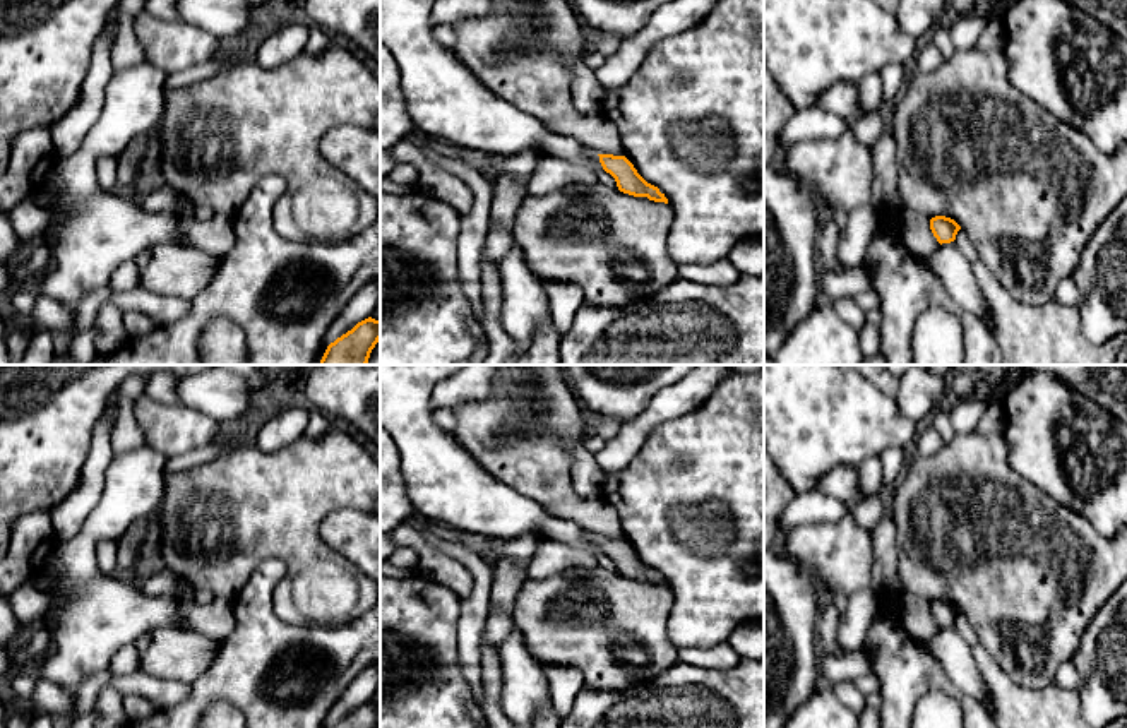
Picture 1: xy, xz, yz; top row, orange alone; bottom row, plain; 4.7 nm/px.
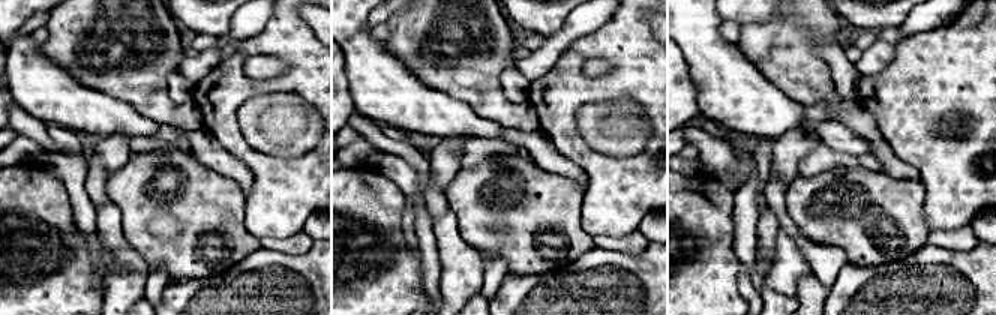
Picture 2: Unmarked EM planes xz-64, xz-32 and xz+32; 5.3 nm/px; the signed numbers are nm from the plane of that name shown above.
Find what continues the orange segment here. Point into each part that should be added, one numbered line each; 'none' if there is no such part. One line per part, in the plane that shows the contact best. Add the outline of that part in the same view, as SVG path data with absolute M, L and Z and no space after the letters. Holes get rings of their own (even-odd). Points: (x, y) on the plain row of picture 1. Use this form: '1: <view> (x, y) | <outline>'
none

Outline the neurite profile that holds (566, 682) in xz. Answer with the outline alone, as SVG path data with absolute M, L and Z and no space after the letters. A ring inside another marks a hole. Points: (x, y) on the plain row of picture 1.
M540 663L540 668L543 670L550 687L552 706L558 718L564 719L570 713L577 694L584 689L584 677L574 666Z

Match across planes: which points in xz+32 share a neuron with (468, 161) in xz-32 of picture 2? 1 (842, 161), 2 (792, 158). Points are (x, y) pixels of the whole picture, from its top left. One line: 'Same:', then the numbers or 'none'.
Same: 1

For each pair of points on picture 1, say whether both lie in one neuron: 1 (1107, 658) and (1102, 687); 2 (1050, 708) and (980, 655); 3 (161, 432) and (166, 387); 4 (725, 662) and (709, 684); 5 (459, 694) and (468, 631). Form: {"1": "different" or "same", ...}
{"1": "same", "2": "same", "3": "different", "4": "different", "5": "different"}

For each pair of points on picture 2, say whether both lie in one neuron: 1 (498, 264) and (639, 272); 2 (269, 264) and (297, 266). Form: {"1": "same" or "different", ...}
{"1": "different", "2": "same"}

